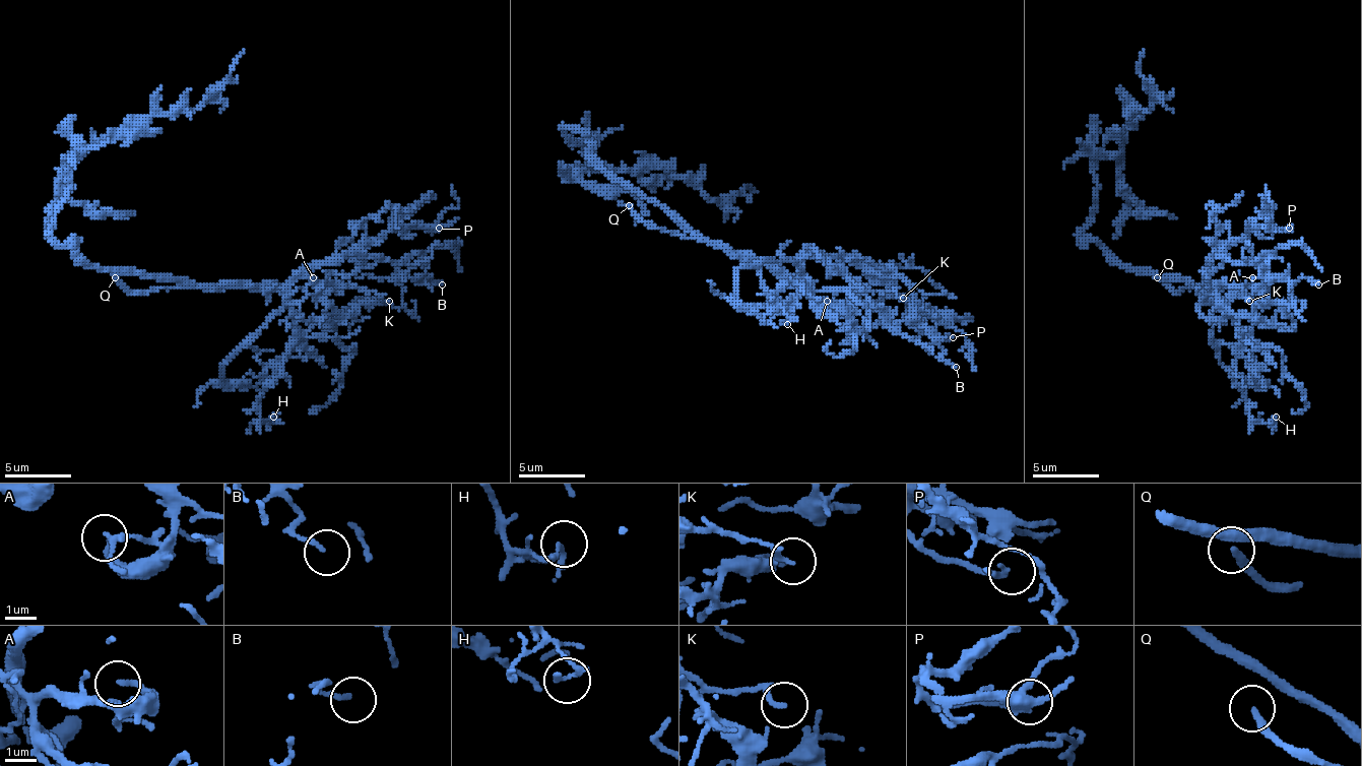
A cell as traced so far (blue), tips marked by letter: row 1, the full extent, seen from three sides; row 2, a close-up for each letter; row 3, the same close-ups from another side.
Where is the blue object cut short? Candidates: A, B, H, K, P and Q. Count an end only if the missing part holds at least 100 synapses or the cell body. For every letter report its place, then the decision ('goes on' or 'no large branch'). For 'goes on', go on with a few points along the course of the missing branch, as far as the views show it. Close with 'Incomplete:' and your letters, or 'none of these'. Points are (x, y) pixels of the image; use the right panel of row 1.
A: at (1252, 277); no large branch
B: at (1318, 284); no large branch
H: at (1276, 417); no large branch
K: at (1249, 301); no large branch
P: at (1289, 228); no large branch
Q: at (1157, 277); goes on
Incomplete: Q

